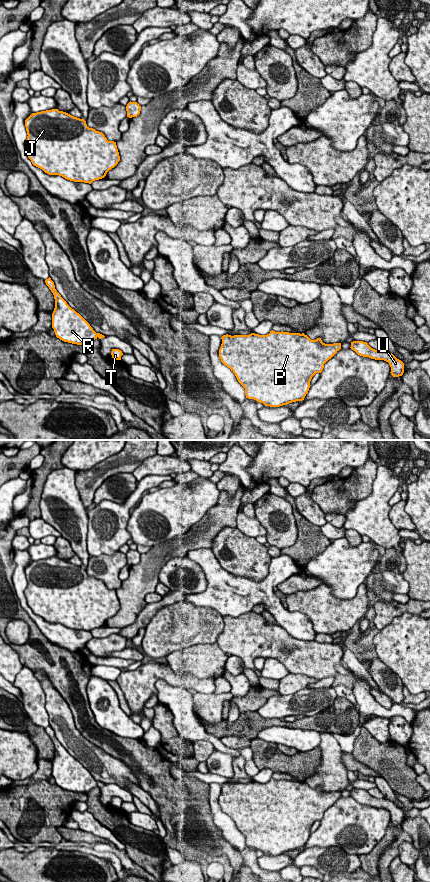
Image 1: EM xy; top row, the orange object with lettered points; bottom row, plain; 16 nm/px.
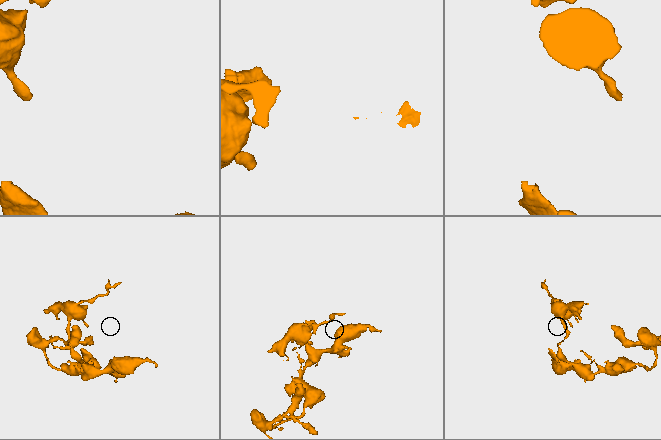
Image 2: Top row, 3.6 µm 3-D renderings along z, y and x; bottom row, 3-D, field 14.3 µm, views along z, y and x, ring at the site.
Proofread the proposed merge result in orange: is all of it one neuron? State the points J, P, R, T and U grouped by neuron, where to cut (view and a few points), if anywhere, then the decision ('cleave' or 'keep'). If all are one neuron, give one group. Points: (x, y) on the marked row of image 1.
groups J P R U / T; cut xy (96, 333), (97, 336); cleave

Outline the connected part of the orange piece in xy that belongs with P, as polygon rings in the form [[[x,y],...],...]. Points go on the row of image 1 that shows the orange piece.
[[[273,330],[267,335],[226,334],[221,339],[221,362],[233,371],[238,382],[245,388],[246,398],[270,407],[304,400],[312,377],[321,373],[324,364],[341,349],[341,343],[325,344],[321,338],[311,340],[304,333]]]

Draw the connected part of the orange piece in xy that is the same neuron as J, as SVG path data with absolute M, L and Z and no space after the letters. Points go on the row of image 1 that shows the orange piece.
M58 109L32 113L25 127L27 156L49 175L91 184L120 161L116 142L89 128L84 119Z

